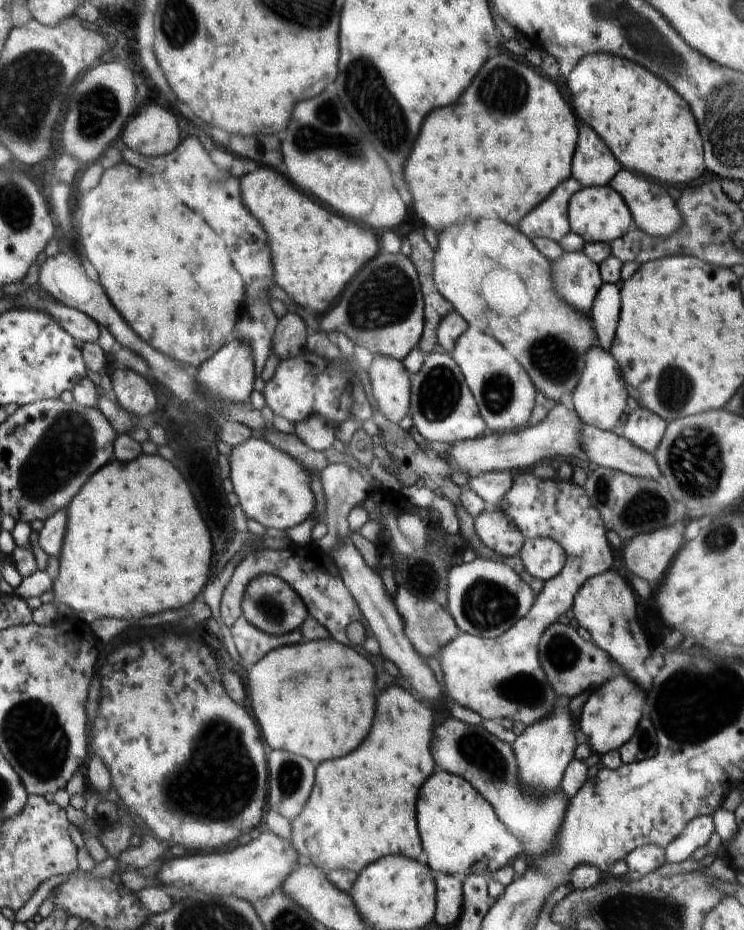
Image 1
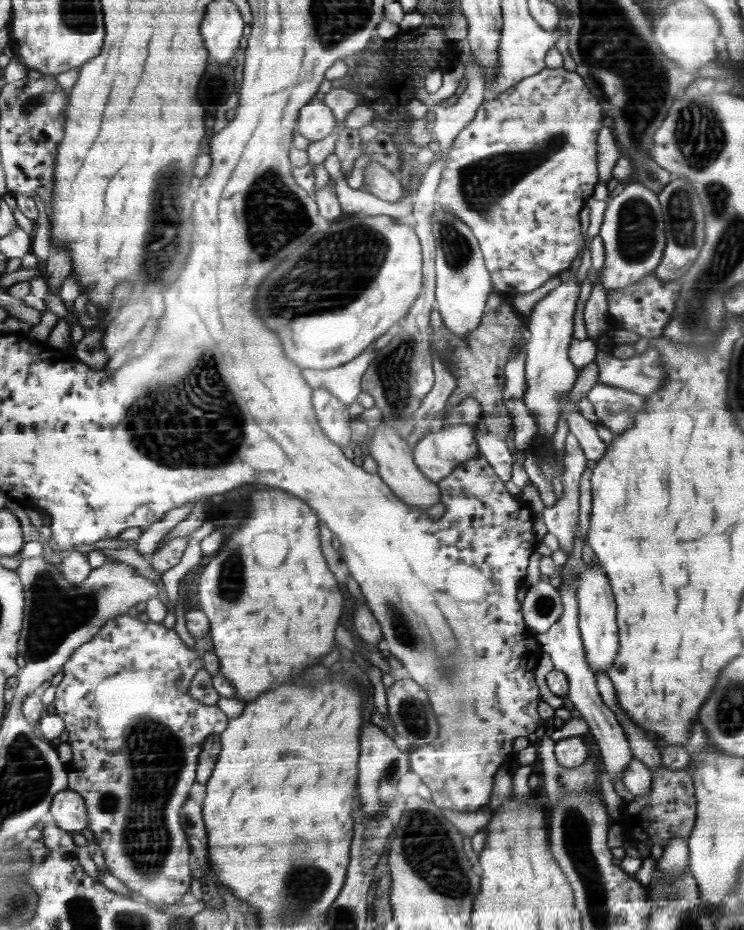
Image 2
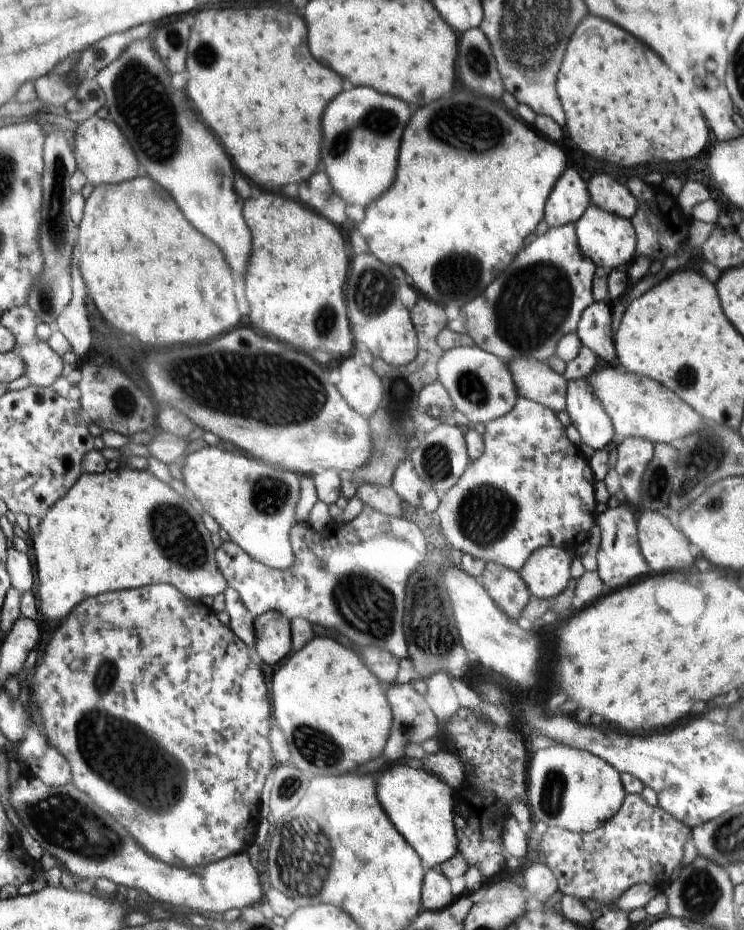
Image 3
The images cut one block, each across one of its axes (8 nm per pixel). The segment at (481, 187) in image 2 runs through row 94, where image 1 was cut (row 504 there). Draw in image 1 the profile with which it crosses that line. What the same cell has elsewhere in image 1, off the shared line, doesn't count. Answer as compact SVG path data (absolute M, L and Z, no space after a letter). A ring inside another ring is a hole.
M524 472L514 478L512 488L500 500L498 508L508 514L508 518L520 528L525 538L535 536L555 539L567 552L567 564L557 577L544 581L544 586L535 596L530 611L524 618L520 618L516 624L509 627L505 634L500 634L498 638L494 639L471 636L461 631L460 634L456 634L456 638L452 638L452 642L440 648L436 659L440 661L444 692L458 706L464 706L476 712L483 720L510 718L514 722L522 722L524 726L530 726L534 722L548 718L552 710L556 710L558 698L560 702L570 702L568 698L555 694L546 672L543 671L542 664L539 663L539 642L552 625L564 620L566 612L574 606L576 594L588 580L600 575L600 572L608 571L608 568L612 566L612 552L606 540L607 528L604 527L598 508L591 503L590 496L587 495L584 488L573 481L564 482L556 477L550 480L540 480L534 474Z

